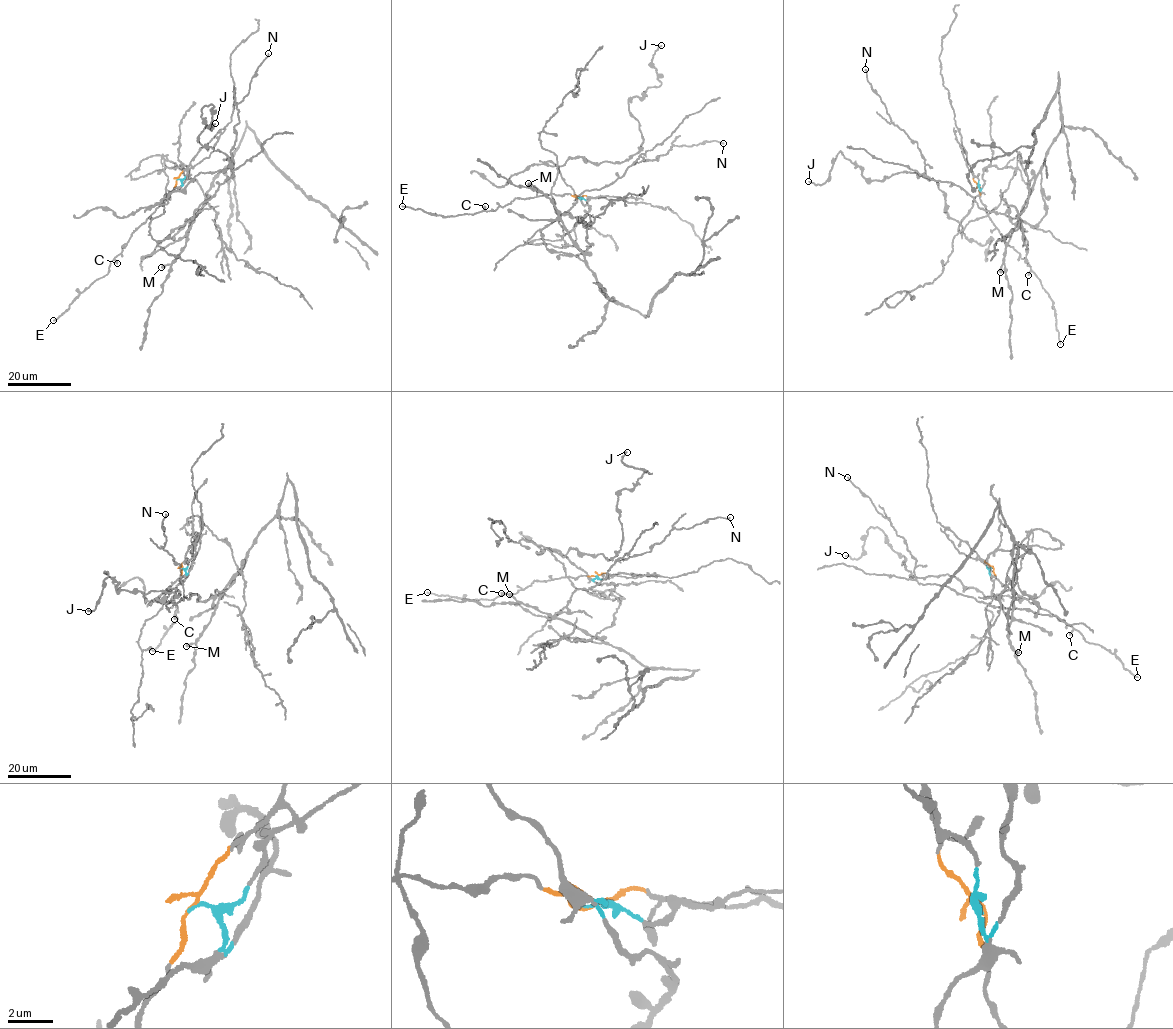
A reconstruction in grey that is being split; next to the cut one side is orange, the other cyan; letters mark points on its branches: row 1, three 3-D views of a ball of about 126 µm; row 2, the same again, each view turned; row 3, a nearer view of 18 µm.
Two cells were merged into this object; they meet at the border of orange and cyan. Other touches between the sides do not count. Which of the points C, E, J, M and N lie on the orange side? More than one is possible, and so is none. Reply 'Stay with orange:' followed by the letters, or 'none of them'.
Stay with orange: C, E

